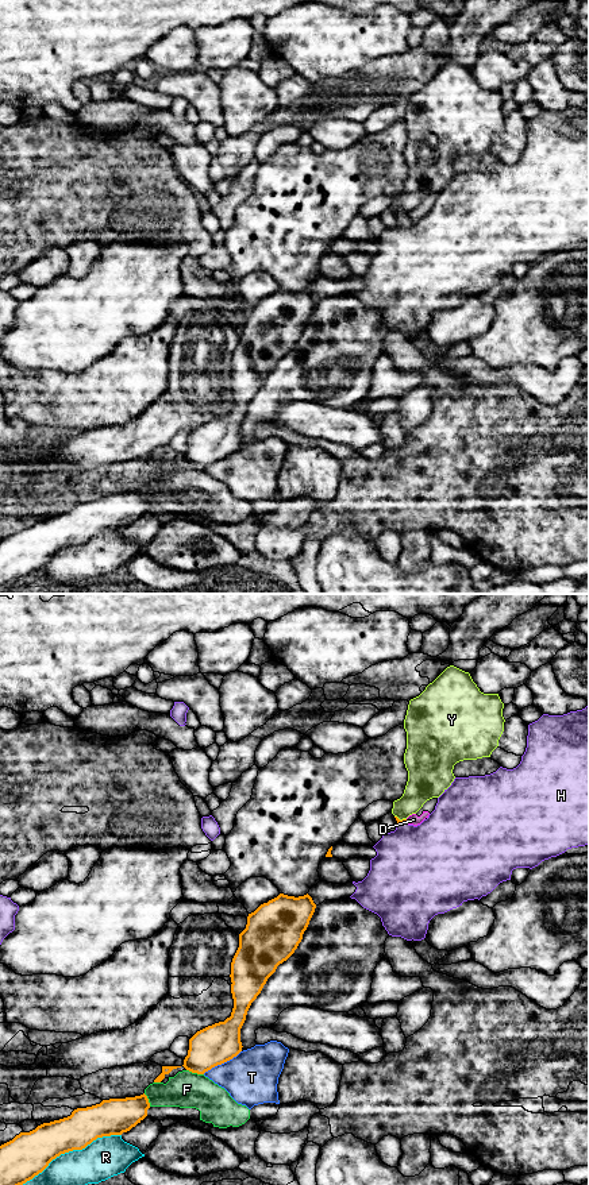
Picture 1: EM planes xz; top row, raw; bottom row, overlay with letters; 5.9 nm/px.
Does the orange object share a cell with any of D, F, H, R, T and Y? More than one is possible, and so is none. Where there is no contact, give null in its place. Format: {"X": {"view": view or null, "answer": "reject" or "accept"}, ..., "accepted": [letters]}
{"D": {"view": "xz", "answer": "reject"}, "F": {"view": "xz", "answer": "reject"}, "H": {"view": "xz", "answer": "reject"}, "R": {"view": "xz", "answer": "reject"}, "T": {"view": "xz", "answer": "reject"}, "Y": {"view": "xz", "answer": "accept"}, "accepted": ["Y"]}

